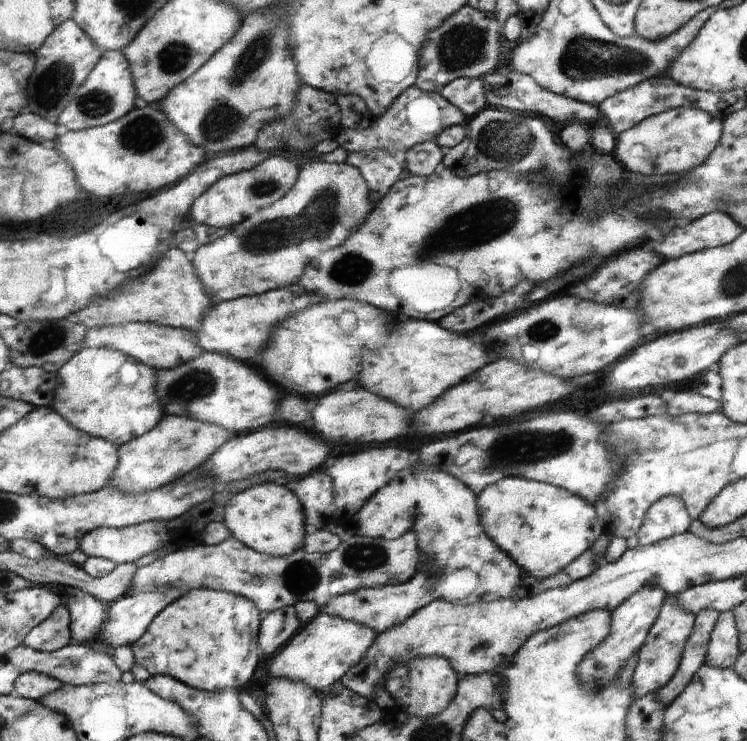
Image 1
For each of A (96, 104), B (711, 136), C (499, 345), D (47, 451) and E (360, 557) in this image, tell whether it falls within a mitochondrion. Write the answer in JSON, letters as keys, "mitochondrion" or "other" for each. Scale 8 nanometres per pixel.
{"A":"mitochondrion","B":"other","C":"mitochondrion","D":"other","E":"mitochondrion"}

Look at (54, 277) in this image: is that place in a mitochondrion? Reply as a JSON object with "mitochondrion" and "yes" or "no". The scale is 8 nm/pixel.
{"mitochondrion":"no"}

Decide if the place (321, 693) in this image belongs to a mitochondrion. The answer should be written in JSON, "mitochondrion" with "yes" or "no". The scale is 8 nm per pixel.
{"mitochondrion":"no"}

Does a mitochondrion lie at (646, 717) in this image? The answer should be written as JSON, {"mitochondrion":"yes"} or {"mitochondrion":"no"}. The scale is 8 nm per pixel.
{"mitochondrion":"no"}

